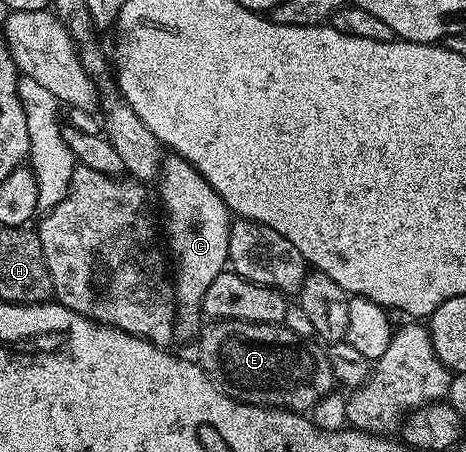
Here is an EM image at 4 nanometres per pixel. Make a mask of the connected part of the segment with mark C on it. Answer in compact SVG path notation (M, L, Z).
M169 155L162 160L160 185L161 205L165 208L163 233L169 236L168 252L175 274L175 337L178 342L192 342L203 328L203 295L207 295L207 287L211 287L220 273L226 272L229 264L231 214L215 187L211 187L196 167L182 157Z

